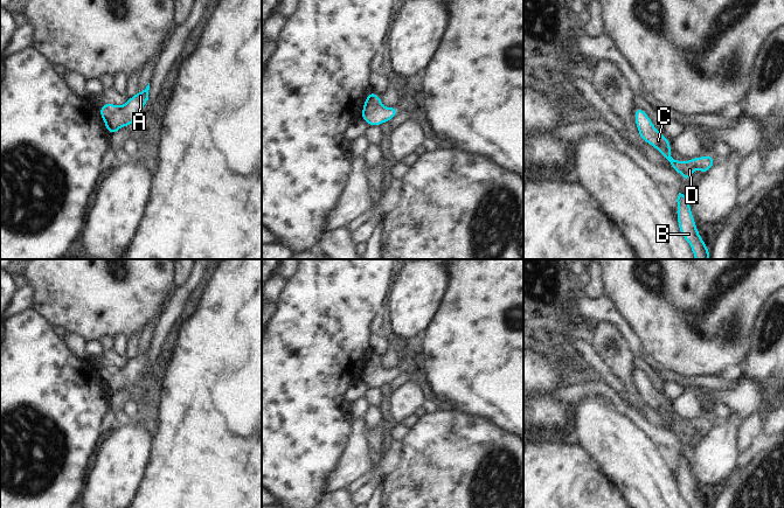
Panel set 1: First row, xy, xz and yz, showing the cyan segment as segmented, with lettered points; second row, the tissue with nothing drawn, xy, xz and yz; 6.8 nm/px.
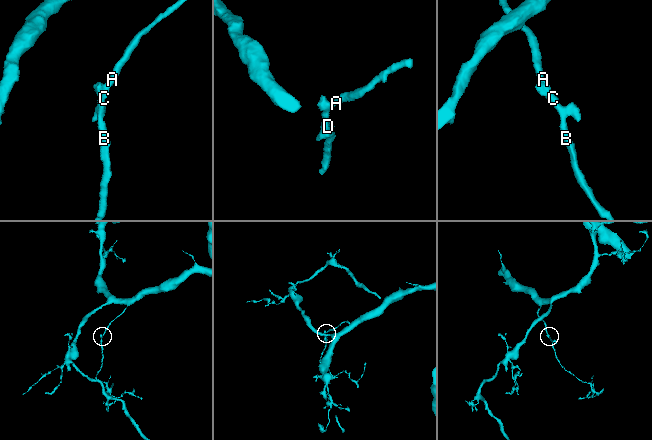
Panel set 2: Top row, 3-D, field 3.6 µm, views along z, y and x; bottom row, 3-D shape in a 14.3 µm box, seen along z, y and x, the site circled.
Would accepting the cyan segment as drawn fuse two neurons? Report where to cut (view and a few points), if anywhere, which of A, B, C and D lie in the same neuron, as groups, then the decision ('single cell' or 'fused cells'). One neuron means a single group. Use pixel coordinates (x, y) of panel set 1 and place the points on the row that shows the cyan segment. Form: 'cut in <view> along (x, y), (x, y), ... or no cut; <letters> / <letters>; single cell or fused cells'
no cut; A B C D; single cell

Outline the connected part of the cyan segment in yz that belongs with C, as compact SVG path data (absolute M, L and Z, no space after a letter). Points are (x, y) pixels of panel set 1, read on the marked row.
M639 106L634 107L634 121L638 127L637 131L641 137L640 140L652 145L653 148L658 149L662 154L664 159L672 165L672 171L674 173L682 171L684 174L680 175L682 181L689 181L694 174L695 166L701 171L702 175L705 175L715 165L716 160L712 154L692 158L682 163L678 159L673 159L669 154L672 144L667 140L665 134L660 133L653 126L651 118Z

